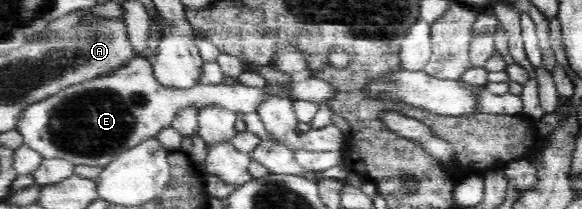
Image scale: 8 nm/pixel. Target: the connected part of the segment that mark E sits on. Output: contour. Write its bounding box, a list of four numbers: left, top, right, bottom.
[16,55,338,168]

